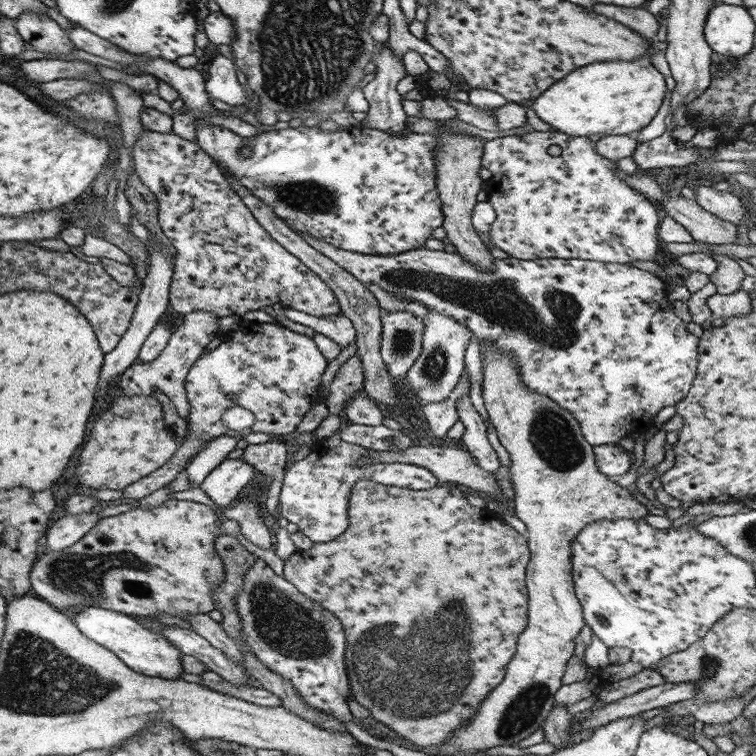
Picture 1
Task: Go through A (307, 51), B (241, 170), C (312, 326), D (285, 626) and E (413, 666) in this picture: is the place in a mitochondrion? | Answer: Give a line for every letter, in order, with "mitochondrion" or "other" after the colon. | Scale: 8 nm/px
A: mitochondrion
B: other
C: other
D: mitochondrion
E: mitochondrion

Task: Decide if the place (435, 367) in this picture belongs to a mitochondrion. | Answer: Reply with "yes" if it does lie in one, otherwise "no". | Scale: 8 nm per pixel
yes

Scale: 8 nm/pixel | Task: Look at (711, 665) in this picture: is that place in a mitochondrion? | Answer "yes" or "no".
yes

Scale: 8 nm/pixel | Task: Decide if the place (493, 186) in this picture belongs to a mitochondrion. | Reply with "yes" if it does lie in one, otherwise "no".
no

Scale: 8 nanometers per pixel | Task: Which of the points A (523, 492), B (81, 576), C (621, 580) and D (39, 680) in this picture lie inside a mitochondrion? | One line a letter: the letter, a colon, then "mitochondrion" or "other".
A: other
B: mitochondrion
C: mitochondrion
D: mitochondrion

